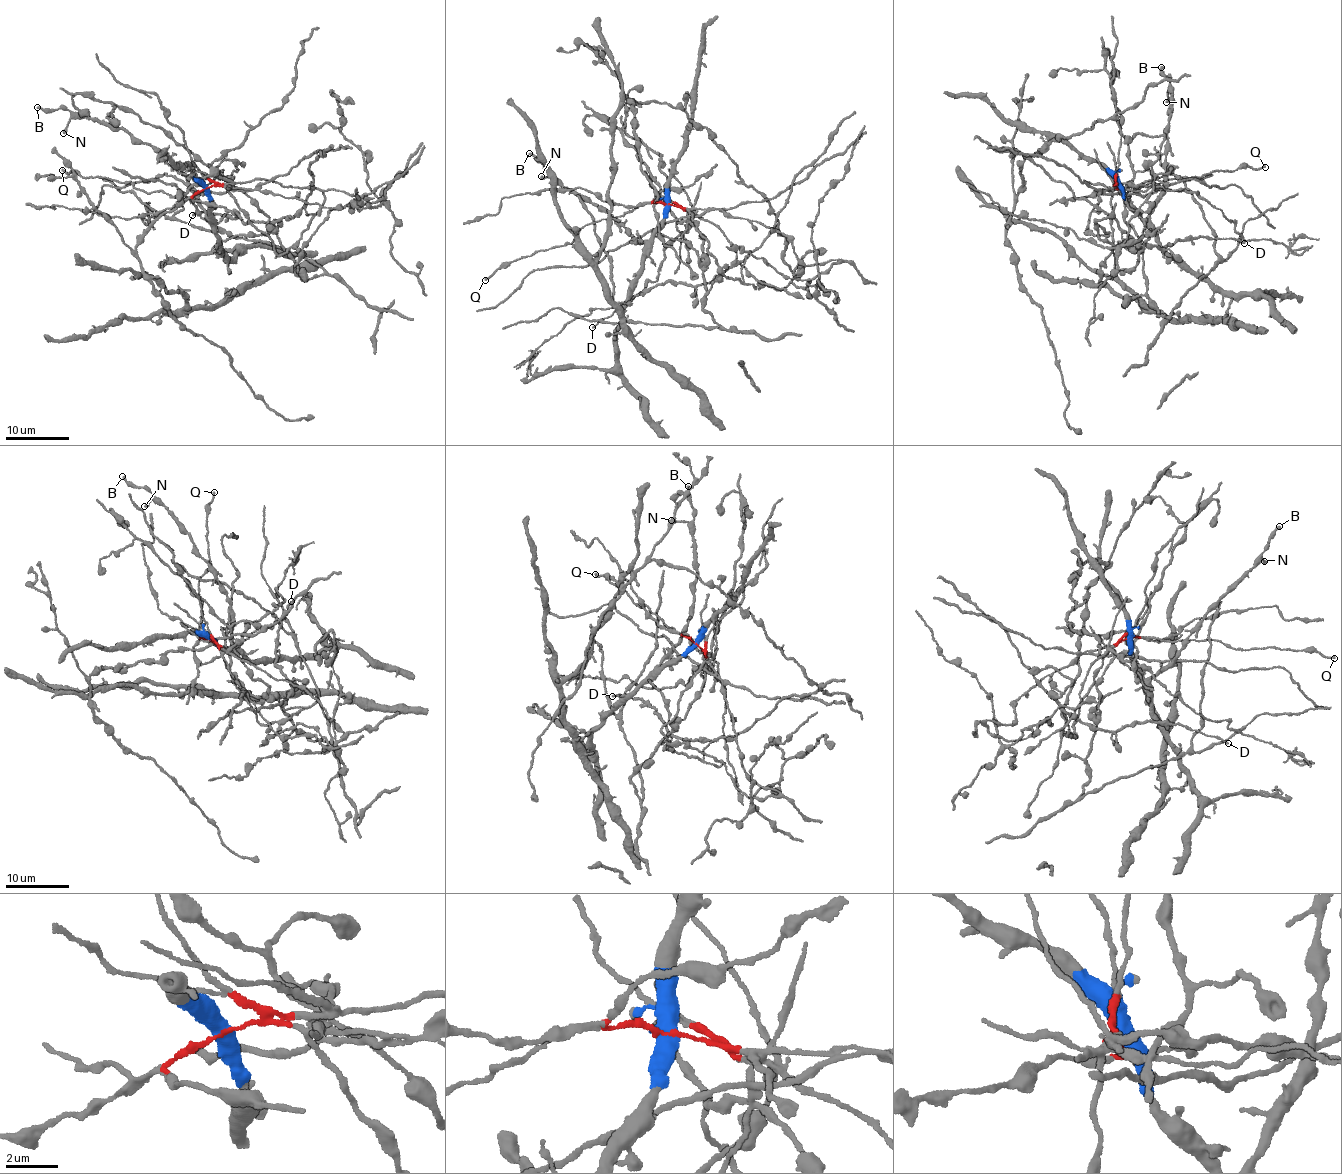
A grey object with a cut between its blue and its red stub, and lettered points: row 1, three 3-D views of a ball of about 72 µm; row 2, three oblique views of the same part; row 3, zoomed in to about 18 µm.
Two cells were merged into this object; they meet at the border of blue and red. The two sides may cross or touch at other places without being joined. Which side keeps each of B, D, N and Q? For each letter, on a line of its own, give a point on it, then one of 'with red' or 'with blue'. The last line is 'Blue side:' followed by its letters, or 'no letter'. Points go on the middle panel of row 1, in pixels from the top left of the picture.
B: place (529, 153); with blue
D: place (592, 327); with red
N: place (541, 176); with blue
Q: place (485, 280); with red
Blue side: B, N

